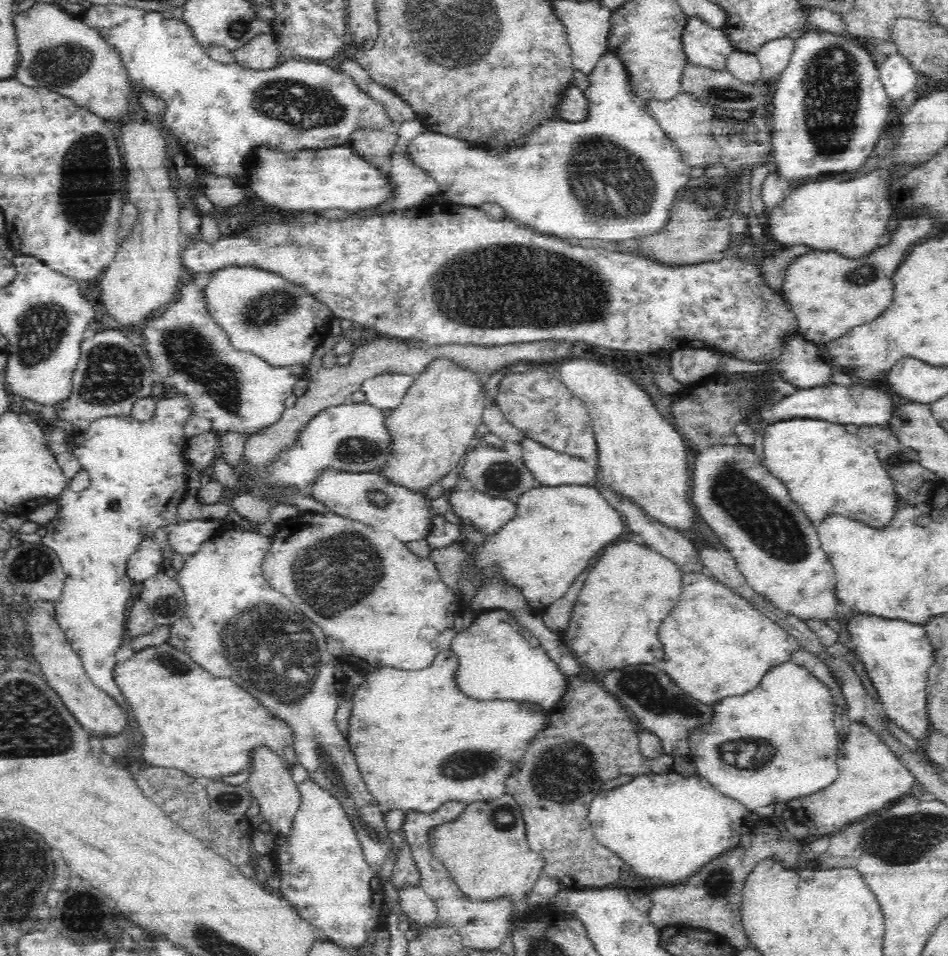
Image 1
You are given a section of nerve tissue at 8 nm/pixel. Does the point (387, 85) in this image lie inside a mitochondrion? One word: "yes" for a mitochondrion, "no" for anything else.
no

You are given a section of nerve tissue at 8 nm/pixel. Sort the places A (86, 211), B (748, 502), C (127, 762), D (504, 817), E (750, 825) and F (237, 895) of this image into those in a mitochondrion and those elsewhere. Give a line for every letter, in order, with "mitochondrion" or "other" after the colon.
A: mitochondrion
B: mitochondrion
C: other
D: mitochondrion
E: other
F: other

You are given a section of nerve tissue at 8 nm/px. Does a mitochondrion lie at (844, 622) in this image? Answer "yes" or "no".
no

